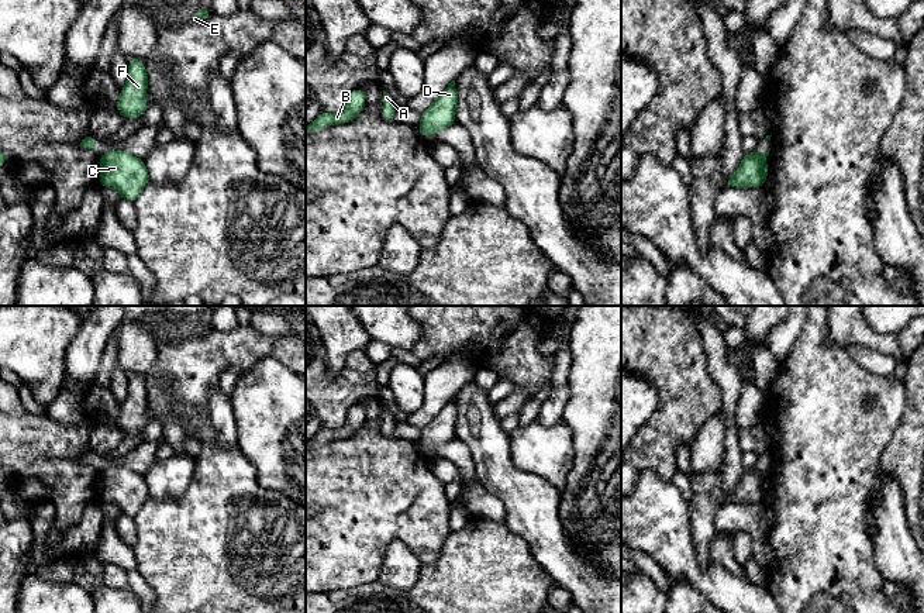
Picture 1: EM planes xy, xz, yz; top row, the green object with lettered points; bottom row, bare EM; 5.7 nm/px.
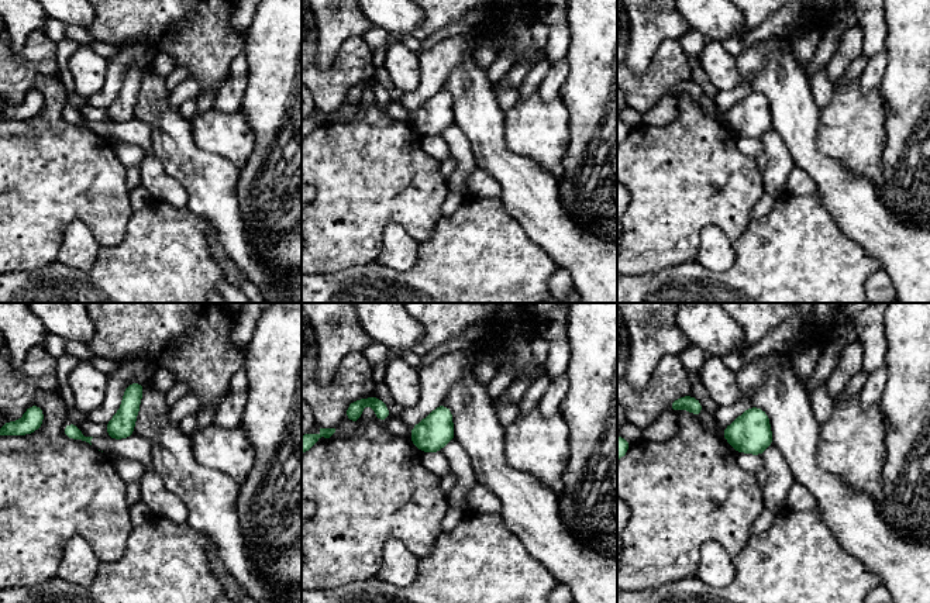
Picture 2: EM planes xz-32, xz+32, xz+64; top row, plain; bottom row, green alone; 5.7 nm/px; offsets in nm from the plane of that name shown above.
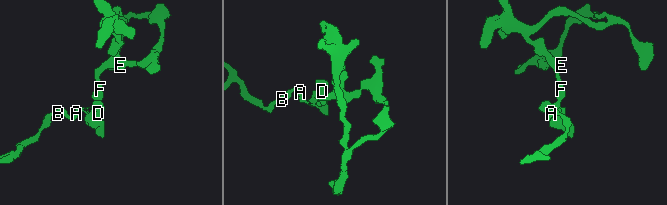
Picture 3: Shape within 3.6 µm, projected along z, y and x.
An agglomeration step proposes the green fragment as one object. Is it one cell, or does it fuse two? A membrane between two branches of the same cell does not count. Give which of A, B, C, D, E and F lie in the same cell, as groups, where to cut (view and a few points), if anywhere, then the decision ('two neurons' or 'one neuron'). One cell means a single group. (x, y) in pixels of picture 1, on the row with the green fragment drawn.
groups A B / C D E F; cut xz (423, 130), (427, 135); two neurons

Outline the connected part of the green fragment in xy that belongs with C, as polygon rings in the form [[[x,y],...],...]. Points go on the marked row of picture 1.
[[[110,151],[100,156],[100,186],[116,189],[125,200],[135,202],[149,183],[145,162],[127,151]]]

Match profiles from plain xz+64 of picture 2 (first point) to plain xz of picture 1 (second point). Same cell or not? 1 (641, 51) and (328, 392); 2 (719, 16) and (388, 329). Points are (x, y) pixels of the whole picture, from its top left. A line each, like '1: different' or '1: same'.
1: different
2: same

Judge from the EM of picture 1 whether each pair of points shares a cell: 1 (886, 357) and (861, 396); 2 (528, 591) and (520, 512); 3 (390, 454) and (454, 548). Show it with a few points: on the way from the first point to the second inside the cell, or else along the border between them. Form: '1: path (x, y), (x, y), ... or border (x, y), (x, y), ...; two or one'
1: border (848, 354), (858, 365), (871, 372), (892, 375); two
2: border (503, 522), (527, 544), (531, 555), (542, 567); two
3: border (451, 531), (441, 554), (427, 564); two

